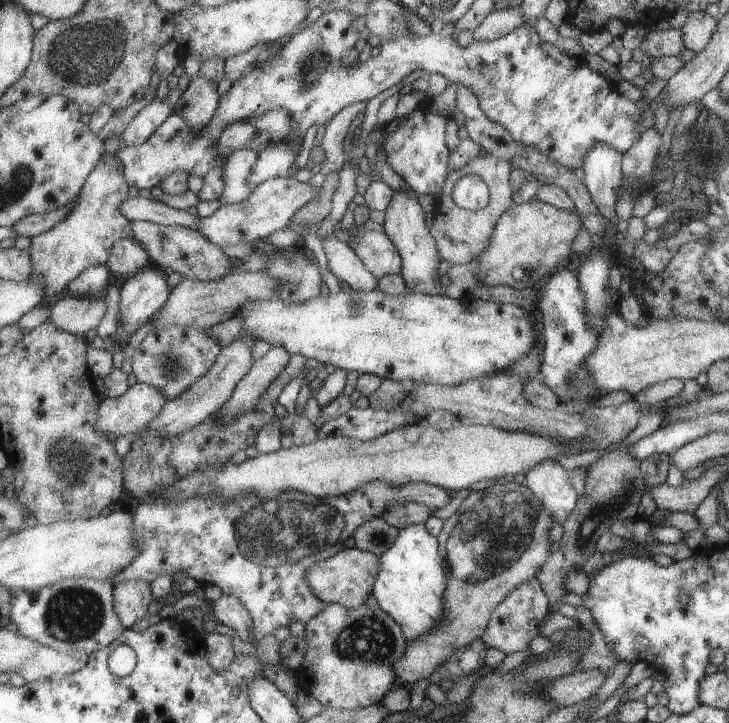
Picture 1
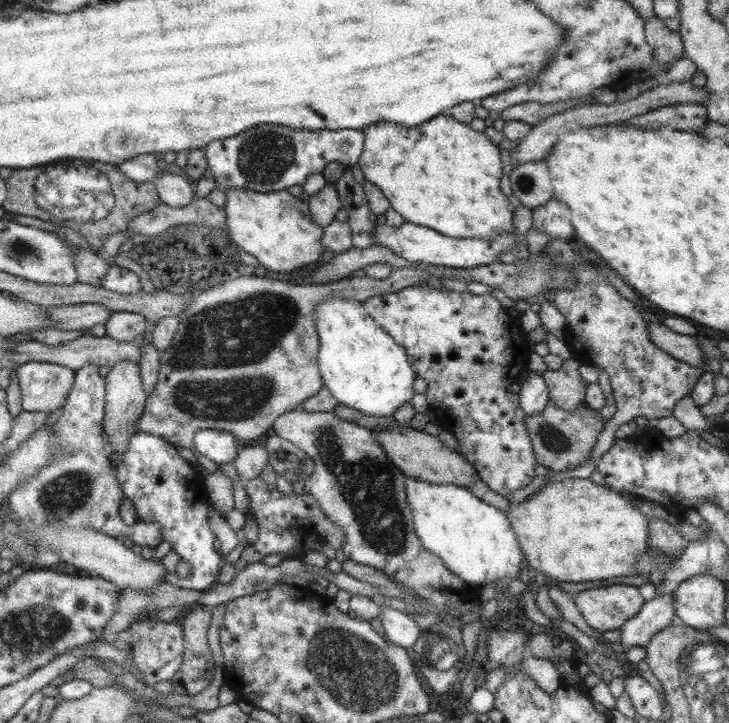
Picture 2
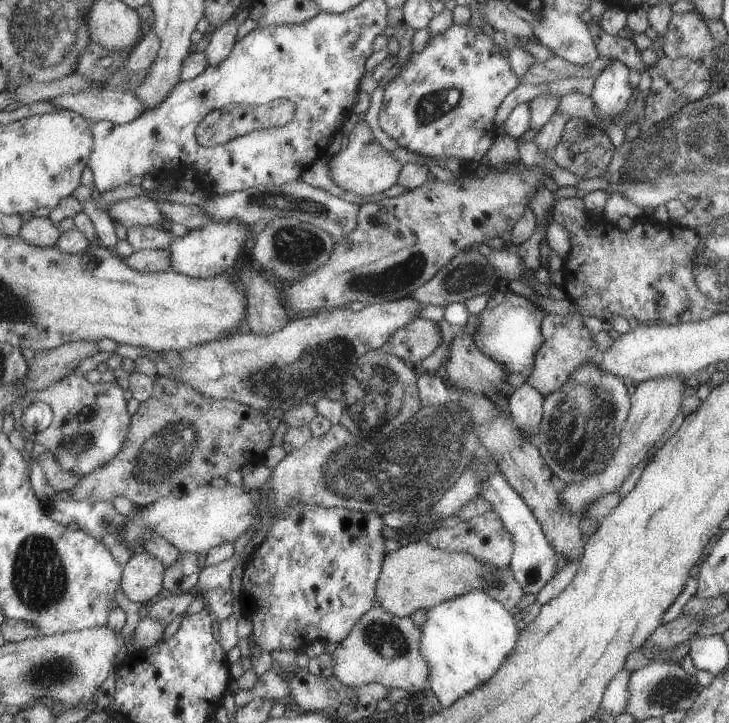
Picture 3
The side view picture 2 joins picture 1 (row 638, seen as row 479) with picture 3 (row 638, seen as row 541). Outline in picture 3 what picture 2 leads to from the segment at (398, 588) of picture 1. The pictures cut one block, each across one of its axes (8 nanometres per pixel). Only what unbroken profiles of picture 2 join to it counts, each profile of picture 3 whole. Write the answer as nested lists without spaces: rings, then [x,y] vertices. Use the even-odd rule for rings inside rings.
[[[482,590],[465,592],[426,610],[425,621],[420,627],[422,632],[420,651],[430,666],[427,686],[437,696],[441,706],[453,704],[459,696],[473,690],[477,684],[485,684],[497,673],[510,652],[517,646],[519,632],[515,623],[511,614],[499,604],[499,601],[487,596]]]

